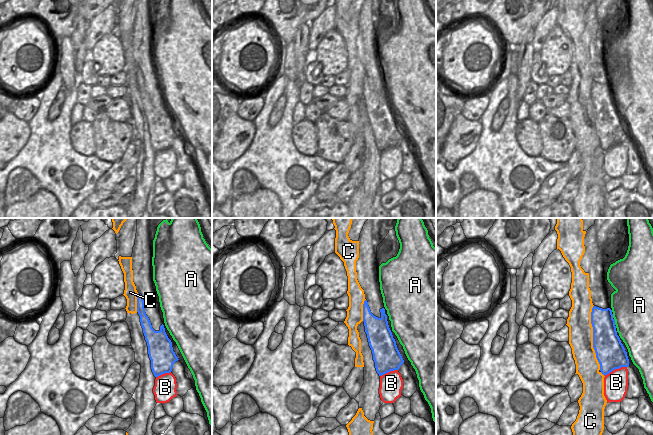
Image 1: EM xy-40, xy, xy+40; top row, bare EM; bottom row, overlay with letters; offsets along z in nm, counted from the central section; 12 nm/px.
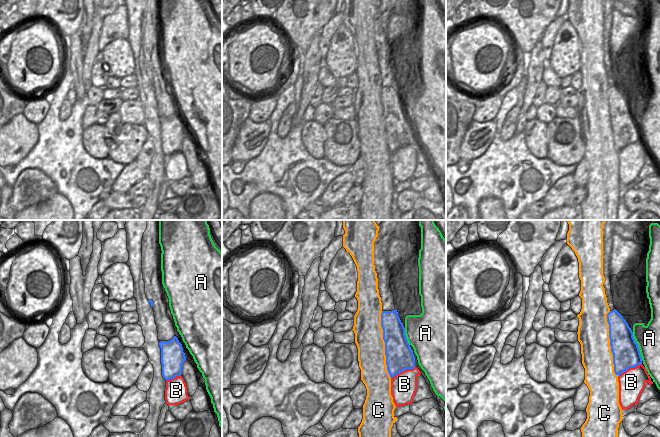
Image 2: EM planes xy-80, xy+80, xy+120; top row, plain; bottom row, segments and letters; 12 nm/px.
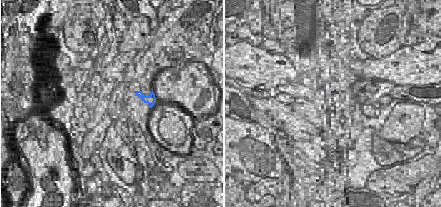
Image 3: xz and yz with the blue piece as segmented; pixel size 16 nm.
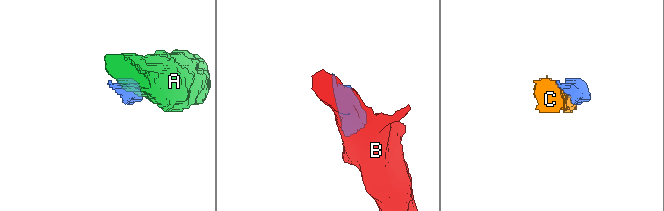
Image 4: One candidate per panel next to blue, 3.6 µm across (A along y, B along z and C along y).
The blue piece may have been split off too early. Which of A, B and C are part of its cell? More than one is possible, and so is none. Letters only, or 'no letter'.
no letter

